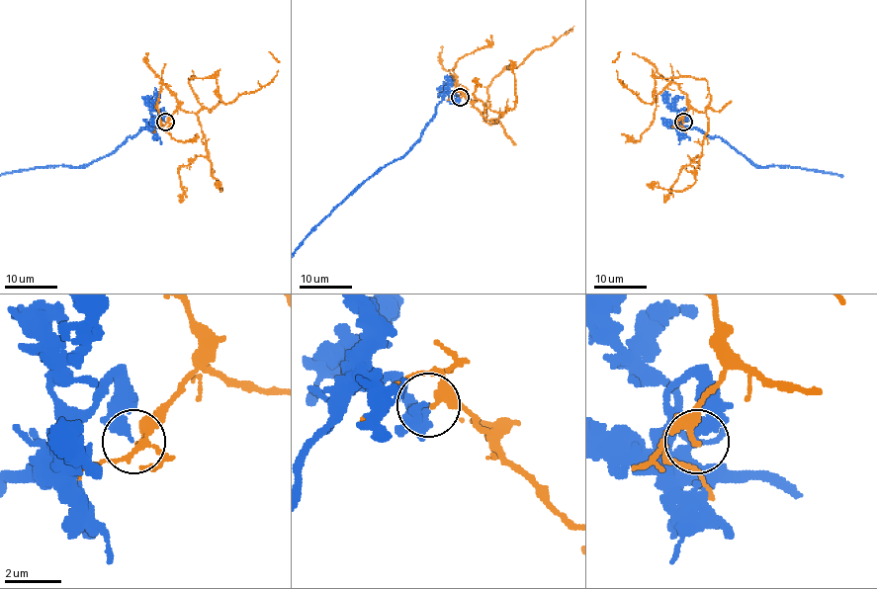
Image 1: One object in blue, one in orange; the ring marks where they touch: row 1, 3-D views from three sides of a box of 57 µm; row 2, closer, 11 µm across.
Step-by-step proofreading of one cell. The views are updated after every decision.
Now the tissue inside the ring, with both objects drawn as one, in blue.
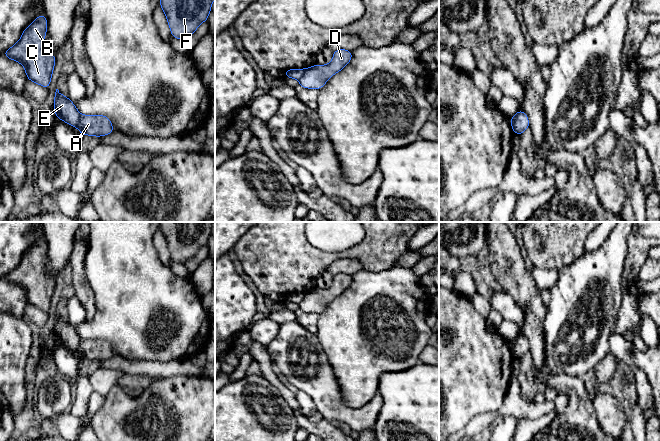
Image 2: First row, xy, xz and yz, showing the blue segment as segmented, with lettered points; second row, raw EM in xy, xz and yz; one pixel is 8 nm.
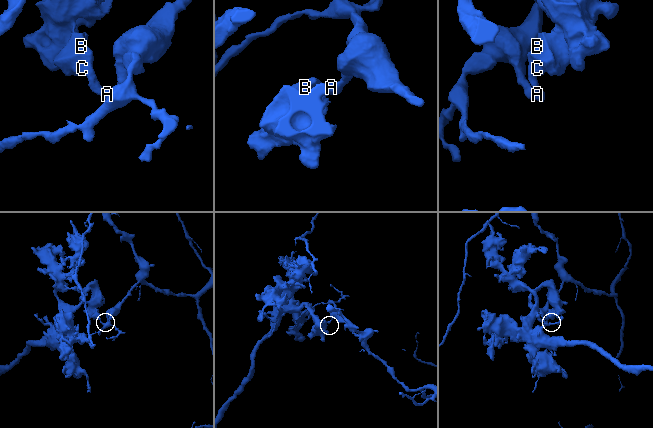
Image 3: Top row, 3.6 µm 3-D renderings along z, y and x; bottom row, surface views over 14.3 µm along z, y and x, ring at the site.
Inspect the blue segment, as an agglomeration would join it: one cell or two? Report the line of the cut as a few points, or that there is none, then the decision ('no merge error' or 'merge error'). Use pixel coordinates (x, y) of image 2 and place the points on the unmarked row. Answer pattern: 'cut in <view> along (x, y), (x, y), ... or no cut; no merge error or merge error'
cut in xy along (81, 339), (76, 350); merge error

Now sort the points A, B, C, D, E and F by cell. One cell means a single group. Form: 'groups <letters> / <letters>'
groups A D F / B C E

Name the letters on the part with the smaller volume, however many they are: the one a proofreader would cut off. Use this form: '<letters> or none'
A, D, F

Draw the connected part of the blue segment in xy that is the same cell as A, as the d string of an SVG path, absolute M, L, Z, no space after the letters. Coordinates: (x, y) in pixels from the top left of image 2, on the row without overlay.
M81 339L77 352L81 359L97 361L114 356L110 343L103 339Z

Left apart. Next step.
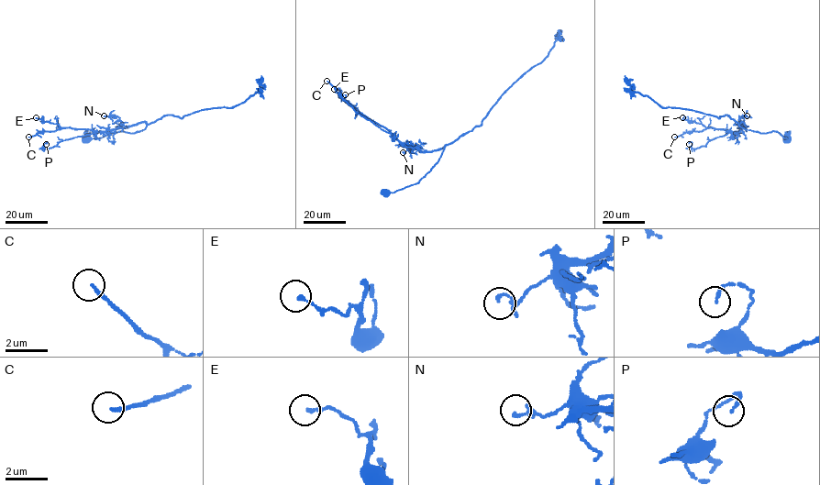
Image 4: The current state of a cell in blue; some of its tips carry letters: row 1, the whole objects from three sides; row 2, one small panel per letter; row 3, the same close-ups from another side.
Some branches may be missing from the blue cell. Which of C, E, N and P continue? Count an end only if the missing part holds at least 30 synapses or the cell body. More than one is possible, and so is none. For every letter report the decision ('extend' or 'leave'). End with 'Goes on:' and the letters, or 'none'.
C: leave
E: leave
N: leave
P: leave
Goes on: none

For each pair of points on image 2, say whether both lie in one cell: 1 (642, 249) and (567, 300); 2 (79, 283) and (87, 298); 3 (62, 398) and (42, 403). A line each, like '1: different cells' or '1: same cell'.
1: different cells
2: same cell
3: same cell

